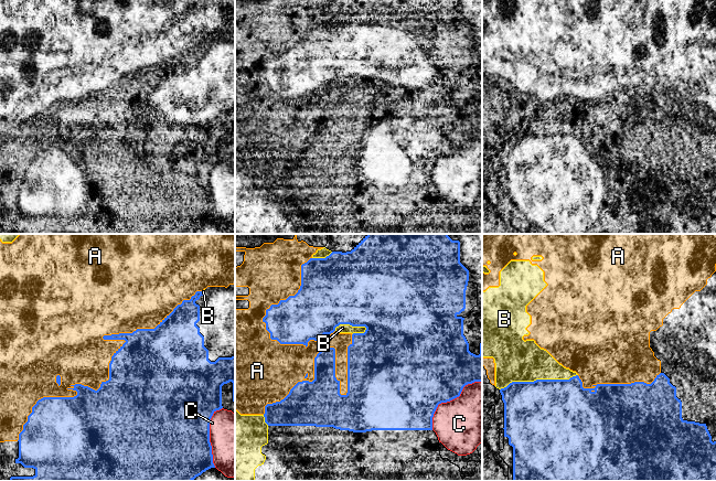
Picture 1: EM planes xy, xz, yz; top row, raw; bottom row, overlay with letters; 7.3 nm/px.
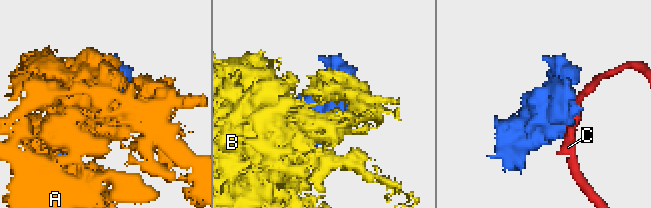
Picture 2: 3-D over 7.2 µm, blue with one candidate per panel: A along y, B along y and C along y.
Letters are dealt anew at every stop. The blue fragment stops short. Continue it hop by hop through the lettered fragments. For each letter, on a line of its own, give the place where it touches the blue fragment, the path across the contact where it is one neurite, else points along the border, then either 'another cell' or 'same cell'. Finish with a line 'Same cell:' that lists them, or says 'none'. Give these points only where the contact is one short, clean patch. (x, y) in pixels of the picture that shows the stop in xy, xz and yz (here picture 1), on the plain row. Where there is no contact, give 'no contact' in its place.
A: meets blue in xy at (110, 114); another cell
B: meets blue in yz at (538, 132); another cell
C: meets blue in xz at (449, 153); another cell
Same cell: none

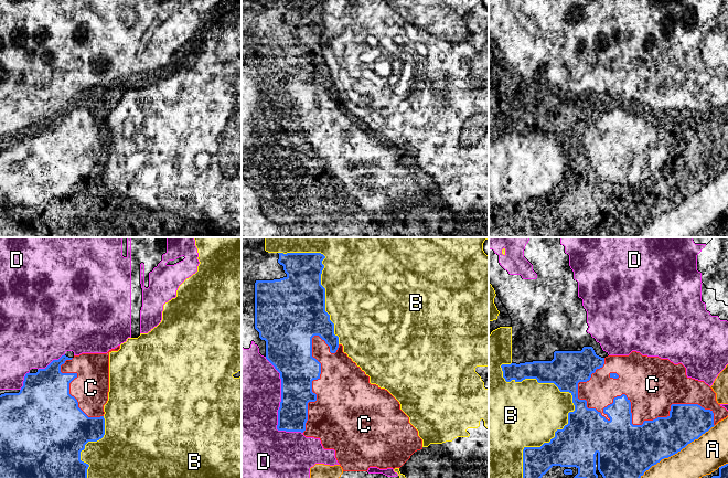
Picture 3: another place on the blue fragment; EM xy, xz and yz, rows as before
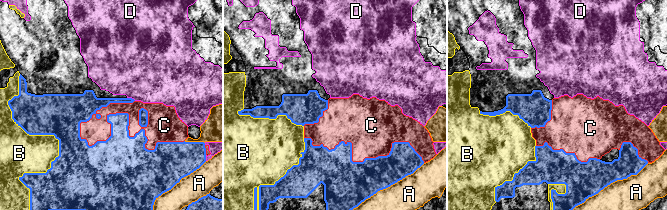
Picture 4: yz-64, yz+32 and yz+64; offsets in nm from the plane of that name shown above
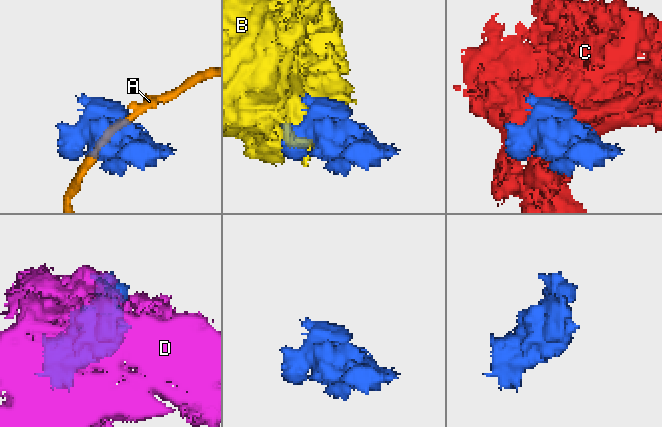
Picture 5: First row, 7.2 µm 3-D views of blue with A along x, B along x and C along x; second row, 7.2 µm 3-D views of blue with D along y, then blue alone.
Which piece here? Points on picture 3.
A: meets blue in yz at (674, 206); another cell
B: meets blue in yz at (575, 162); another cell
C: meets blue in yz at (632, 177); same cell
D: meets blue in xz at (280, 158); another cell
Same cell: C

